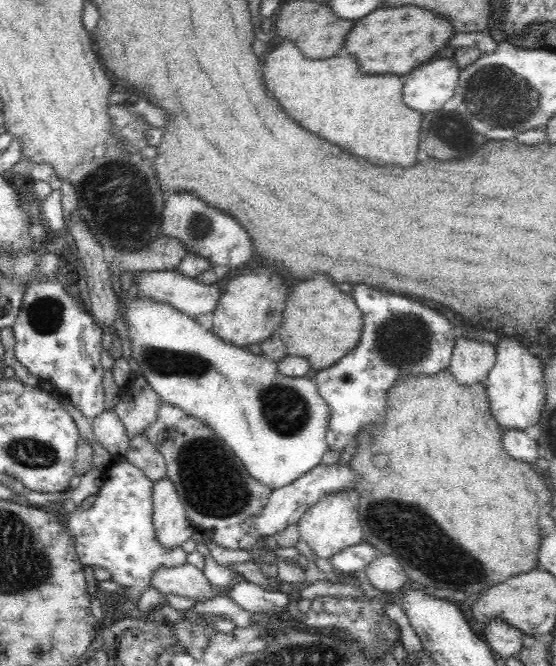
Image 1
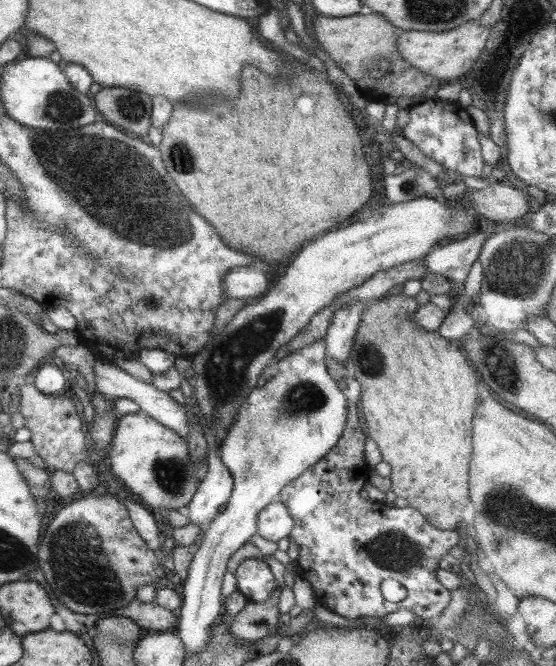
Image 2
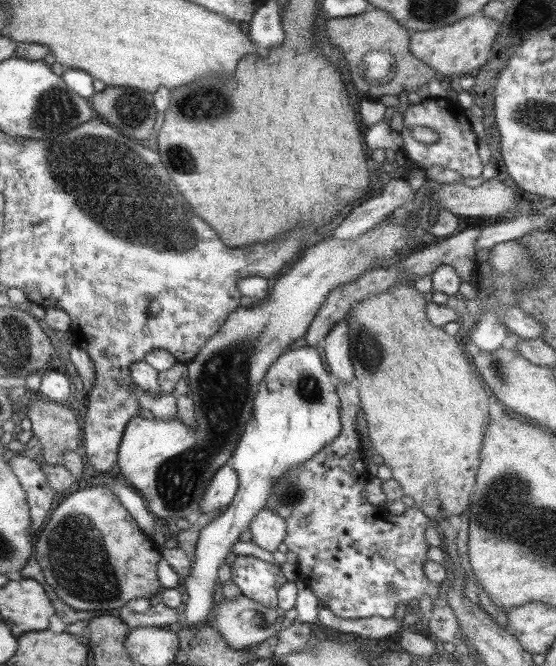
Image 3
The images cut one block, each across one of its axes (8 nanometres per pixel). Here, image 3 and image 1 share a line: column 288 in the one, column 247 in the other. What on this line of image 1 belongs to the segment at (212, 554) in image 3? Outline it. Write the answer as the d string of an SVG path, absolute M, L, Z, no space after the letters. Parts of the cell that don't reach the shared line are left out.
M132 290L130 294L124 294L123 299L118 300L119 318L124 316L126 326L128 326L127 333L132 342L131 357L135 358L139 364L139 372L146 377L148 383L154 392L160 396L163 402L172 403L184 410L185 413L200 419L206 423L233 451L234 454L246 465L246 469L252 478L264 483L272 490L282 488L291 482L294 482L301 474L306 474L313 466L322 462L323 454L329 449L327 445L327 428L328 418L330 418L330 407L324 401L322 395L319 393L318 387L314 380L304 377L289 377L283 375L277 369L277 362L265 357L264 355L255 355L250 353L247 349L236 347L232 343L227 343L224 339L216 336L211 329L205 329L195 319L188 317L173 306L165 302L156 302L151 298L143 298L138 296L137 290Z

